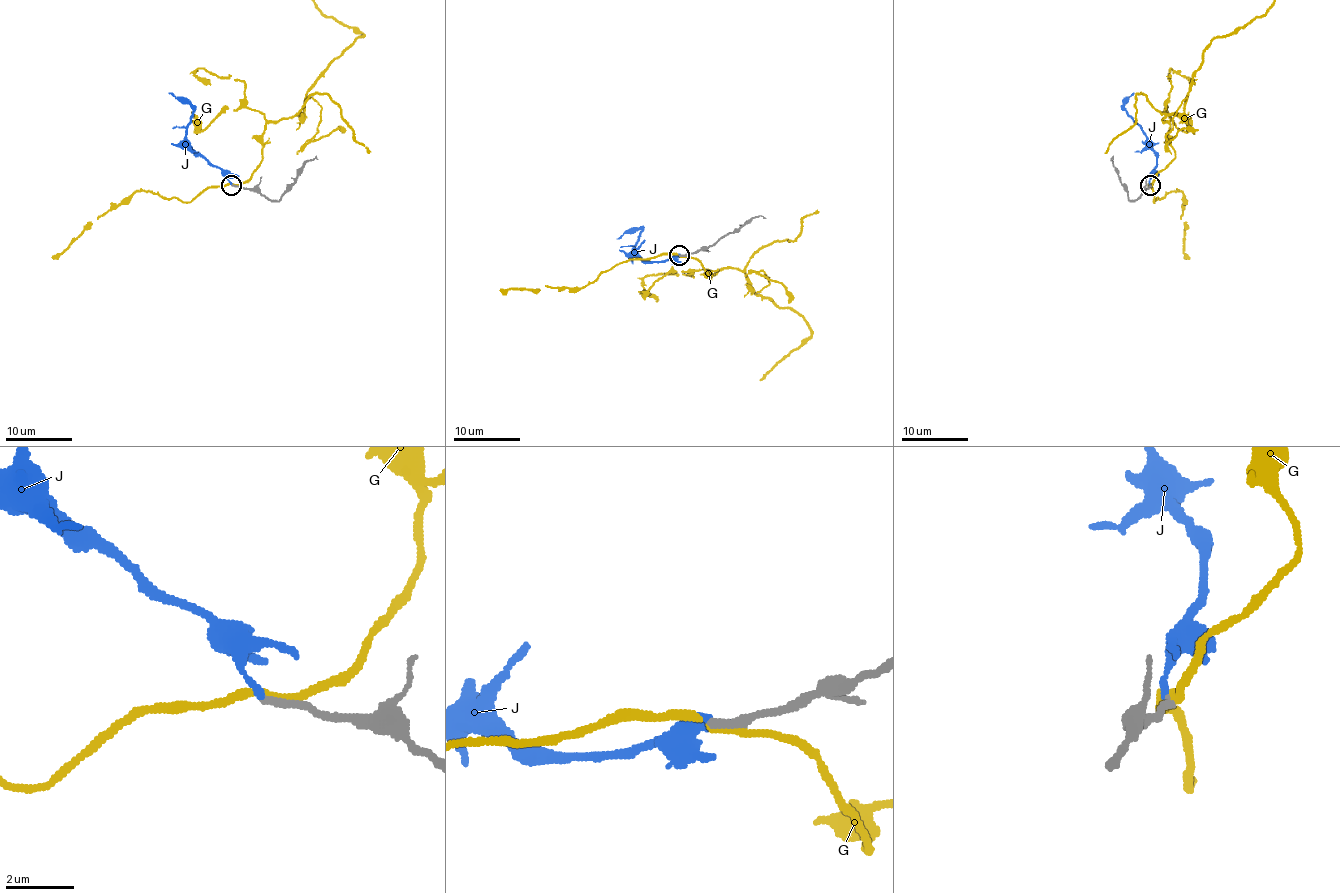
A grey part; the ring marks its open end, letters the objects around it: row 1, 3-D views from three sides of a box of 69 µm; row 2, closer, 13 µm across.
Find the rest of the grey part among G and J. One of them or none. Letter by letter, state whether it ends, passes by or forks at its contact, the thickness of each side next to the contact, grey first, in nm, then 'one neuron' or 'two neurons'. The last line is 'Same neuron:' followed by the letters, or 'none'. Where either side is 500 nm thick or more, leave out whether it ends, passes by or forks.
G: it passes by; 300 nm thick on the grey side, 220 nm on the other; two neurons
J: it ends there; 240 nm thick on the grey side, 190 nm on the other; two neurons
Same neuron: none

